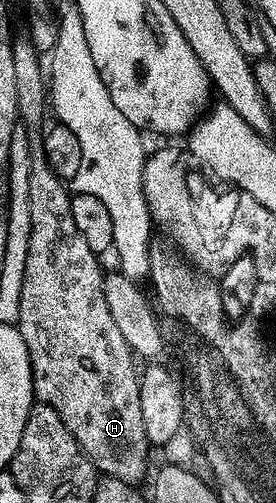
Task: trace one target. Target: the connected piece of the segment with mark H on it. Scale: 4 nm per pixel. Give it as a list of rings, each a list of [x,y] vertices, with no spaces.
[[[44,141],[32,143],[31,178],[29,182],[31,208],[30,250],[27,272],[23,280],[23,304],[17,326],[27,344],[33,365],[33,393],[42,406],[50,406],[67,424],[71,436],[92,460],[98,475],[120,482],[141,484],[149,470],[151,443],[143,424],[141,378],[135,355],[130,350],[119,324],[111,320],[105,295],[106,271],[101,270],[98,255],[91,252],[79,228],[75,228],[73,200],[68,185],[45,159]]]

